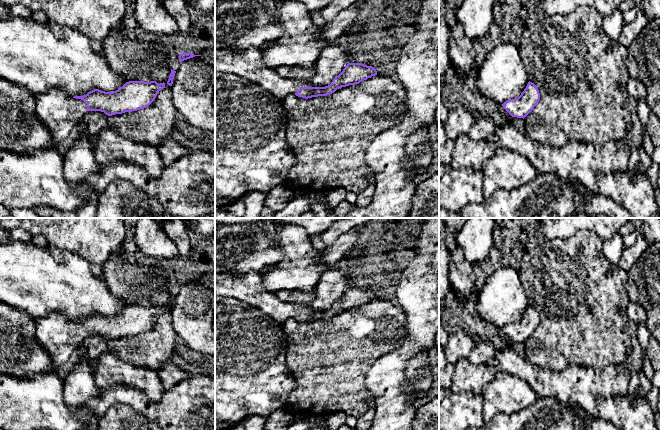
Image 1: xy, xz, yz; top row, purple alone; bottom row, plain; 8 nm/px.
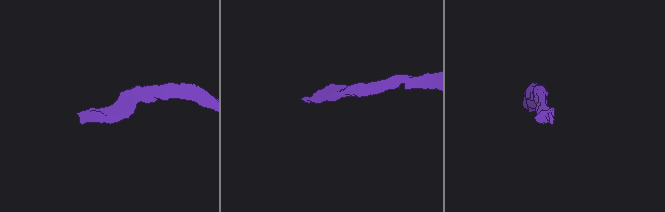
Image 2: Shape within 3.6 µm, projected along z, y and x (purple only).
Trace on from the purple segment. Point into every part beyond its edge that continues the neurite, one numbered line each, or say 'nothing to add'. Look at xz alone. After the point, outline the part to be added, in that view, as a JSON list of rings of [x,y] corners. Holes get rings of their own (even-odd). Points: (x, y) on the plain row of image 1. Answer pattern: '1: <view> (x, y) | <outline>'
1: xz (247, 287) | [[[258,271],[250,273],[215,273],[215,296],[223,296],[250,304],[268,314],[277,322],[295,318],[303,311],[310,311],[310,305],[280,300],[274,292],[262,285]]]

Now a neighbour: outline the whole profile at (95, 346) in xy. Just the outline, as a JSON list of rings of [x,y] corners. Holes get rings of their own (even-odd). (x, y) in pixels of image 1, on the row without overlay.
[[[87,335],[83,339],[83,345],[85,347],[84,356],[81,356],[75,351],[72,353],[67,362],[56,367],[56,372],[61,378],[62,383],[64,382],[65,376],[72,369],[73,365],[76,364],[82,357],[87,359],[92,371],[100,356],[111,353],[111,349],[108,345],[108,339],[101,335]]]

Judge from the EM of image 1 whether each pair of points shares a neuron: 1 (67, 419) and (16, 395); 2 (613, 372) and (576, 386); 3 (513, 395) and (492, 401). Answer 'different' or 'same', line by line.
1: same
2: same
3: same

